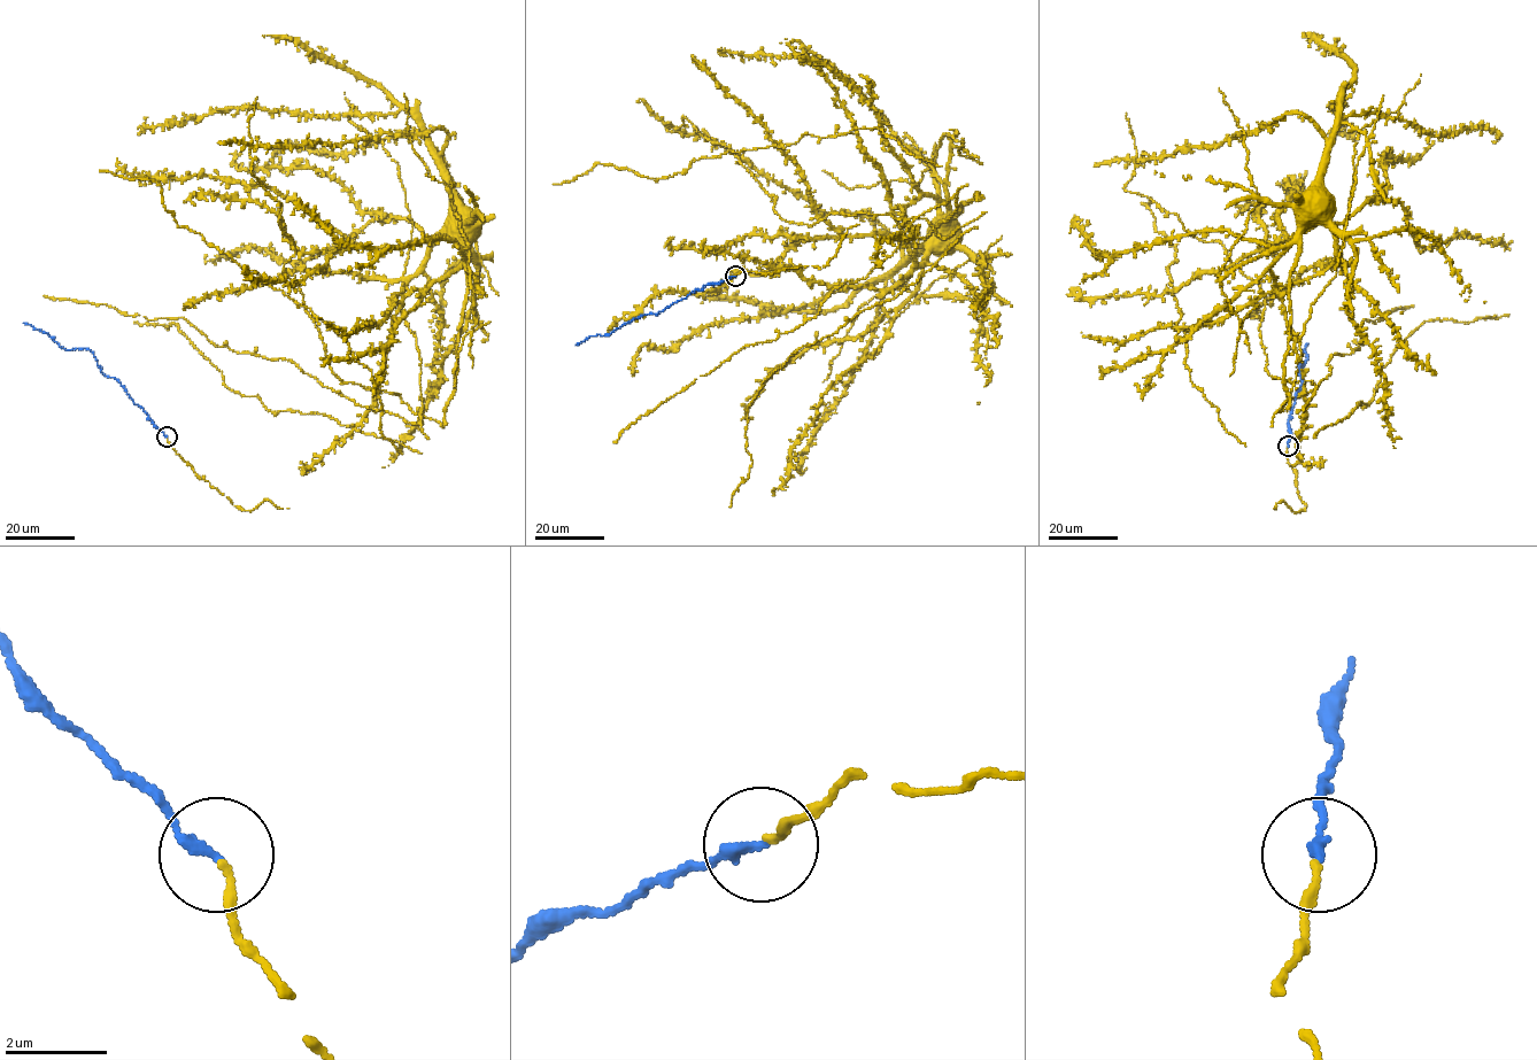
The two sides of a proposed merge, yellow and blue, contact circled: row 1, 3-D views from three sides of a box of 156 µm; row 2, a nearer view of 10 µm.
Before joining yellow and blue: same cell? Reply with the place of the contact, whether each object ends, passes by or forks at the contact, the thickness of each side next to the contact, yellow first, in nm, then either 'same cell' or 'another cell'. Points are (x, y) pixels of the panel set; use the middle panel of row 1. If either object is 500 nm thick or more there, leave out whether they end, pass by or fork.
at (735, 276); yellow ends there; blue ends there; 160 nm thick on the yellow side, 200 nm on the other; same cell

